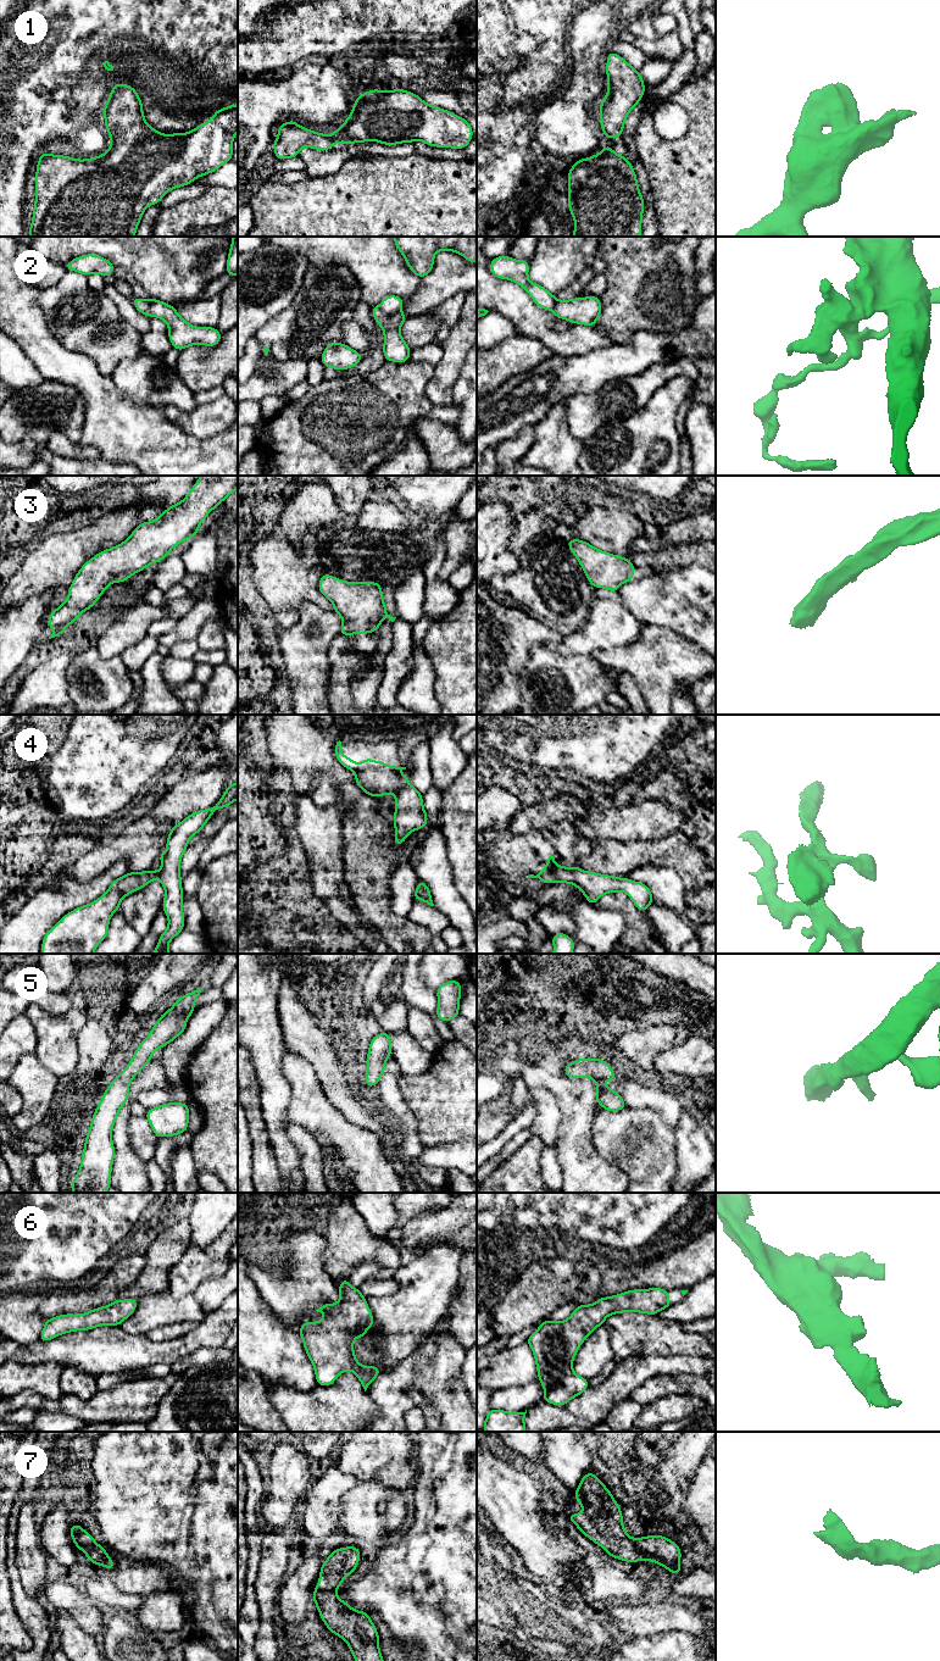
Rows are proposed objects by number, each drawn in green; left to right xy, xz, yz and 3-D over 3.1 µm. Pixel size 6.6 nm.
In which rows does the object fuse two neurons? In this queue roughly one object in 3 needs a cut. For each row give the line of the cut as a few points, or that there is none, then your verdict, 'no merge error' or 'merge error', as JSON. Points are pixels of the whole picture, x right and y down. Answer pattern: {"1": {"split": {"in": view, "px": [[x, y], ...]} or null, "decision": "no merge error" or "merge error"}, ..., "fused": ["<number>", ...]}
{"1": {"split": null, "decision": "no merge error"}, "2": {"split": {"in": "xz", "px": [[378, 306], [388, 314], [400, 311]]}, "decision": "merge error"}, "3": {"split": null, "decision": "no merge error"}, "4": {"split": {"in": "yz", "px": [[554, 866], [551, 881]]}, "decision": "merge error"}, "5": {"split": null, "decision": "no merge error"}, "6": {"split": null, "decision": "no merge error"}, "7": {"split": null, "decision": "no merge error"}, "fused": ["2", "4"]}

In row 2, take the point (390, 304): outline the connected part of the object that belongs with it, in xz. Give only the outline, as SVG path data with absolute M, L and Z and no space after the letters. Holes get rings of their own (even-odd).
M388 295L380 301L380 306L383 312L388 315L393 315L397 311L401 311L404 307L404 301L397 295Z

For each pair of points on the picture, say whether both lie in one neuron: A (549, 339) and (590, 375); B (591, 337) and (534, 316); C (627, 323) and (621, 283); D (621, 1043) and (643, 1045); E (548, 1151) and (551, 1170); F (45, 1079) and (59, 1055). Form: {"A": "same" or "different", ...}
{"A": "different", "B": "same", "C": "same", "D": "same", "E": "same", "F": "different"}

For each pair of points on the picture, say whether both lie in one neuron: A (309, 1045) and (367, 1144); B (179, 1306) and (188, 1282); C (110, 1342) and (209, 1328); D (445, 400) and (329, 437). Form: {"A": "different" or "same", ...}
{"A": "different", "B": "different", "C": "same", "D": "different"}

